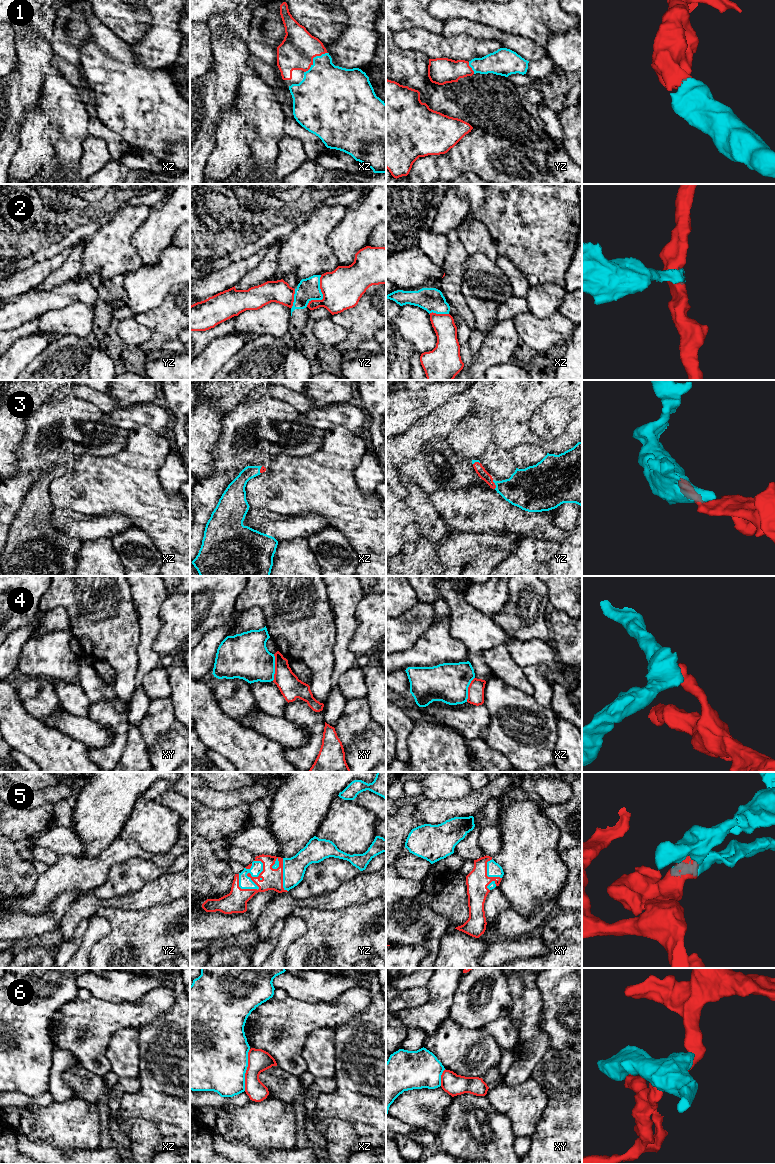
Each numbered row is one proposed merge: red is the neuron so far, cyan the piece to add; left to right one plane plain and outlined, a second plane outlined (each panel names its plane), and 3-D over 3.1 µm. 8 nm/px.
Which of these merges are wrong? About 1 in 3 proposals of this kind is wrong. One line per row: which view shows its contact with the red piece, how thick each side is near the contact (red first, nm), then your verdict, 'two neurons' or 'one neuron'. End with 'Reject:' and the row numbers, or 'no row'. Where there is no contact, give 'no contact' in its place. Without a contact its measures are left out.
1: meets red in xz; 280 nm thick on the red side, 380 nm on the other; one neuron
2: meets red in yz; 320 nm thick on the red side, 180 nm on the other; two neurons
3: meets red in yz; 80 nm thick on the red side, 300 nm on the other; one neuron
4: meets red in xy; 180 nm thick on the red side, 360 nm on the other; two neurons
5: meets red in yz; 180 nm thick on the red side, 110 nm on the other; one neuron
6: meets red in xz; 180 nm thick on the red side, 500 nm on the other; two neurons
Reject: 2, 4, 6

